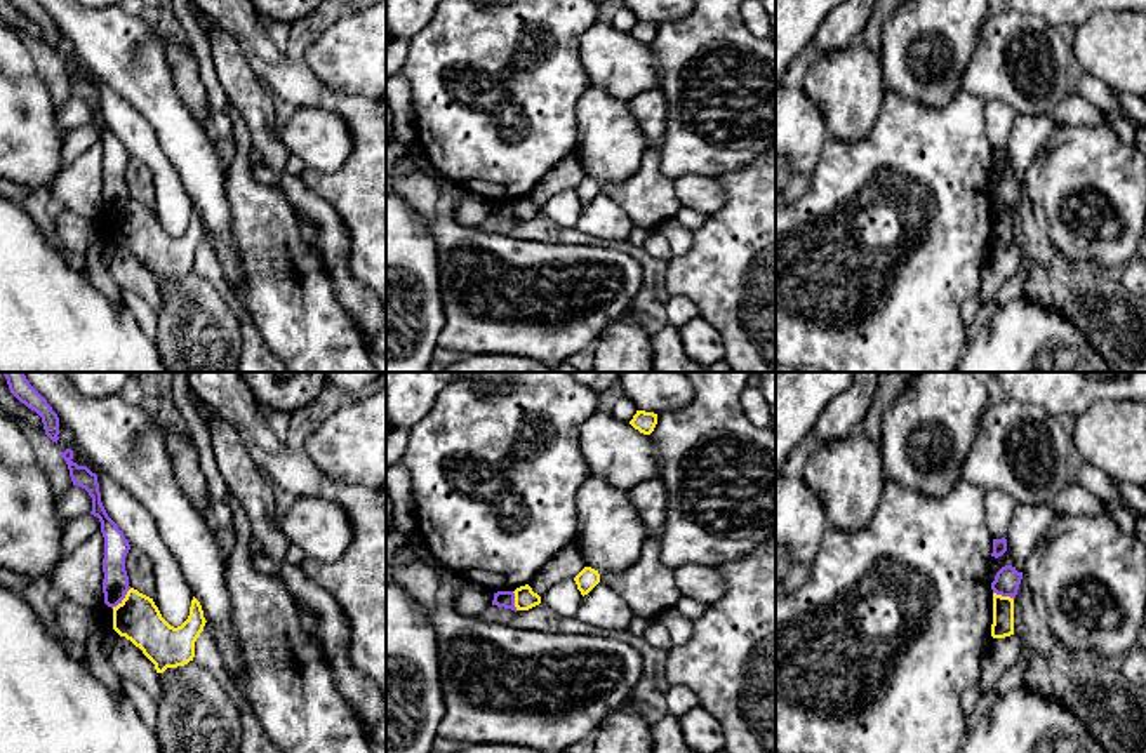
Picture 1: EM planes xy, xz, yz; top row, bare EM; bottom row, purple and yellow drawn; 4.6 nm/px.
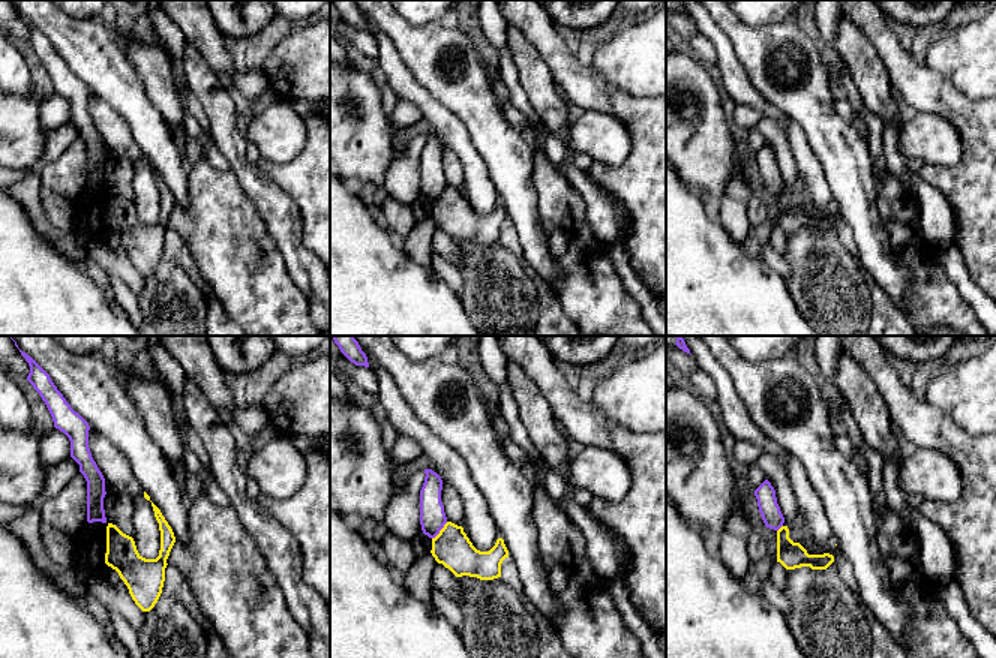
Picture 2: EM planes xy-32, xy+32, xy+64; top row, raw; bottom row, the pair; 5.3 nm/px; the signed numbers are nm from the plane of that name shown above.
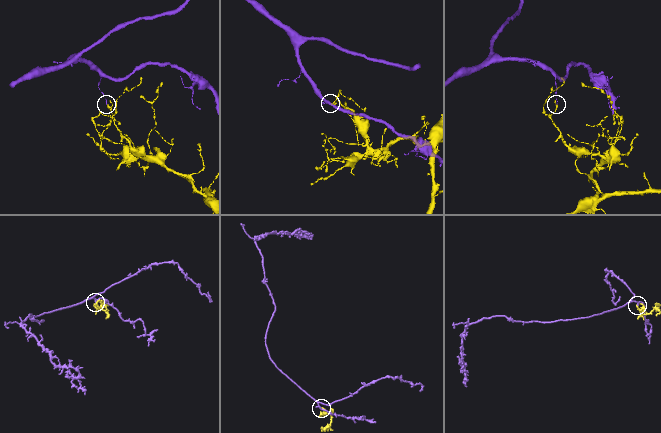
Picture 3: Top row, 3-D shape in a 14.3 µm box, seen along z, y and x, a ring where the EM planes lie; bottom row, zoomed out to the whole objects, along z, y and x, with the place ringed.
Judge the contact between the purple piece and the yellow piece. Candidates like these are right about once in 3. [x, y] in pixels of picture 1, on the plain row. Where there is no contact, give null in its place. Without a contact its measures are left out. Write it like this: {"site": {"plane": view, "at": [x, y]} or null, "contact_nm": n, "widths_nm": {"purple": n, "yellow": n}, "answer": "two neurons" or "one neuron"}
{"site": {"plane": "xy", "at": [122, 209]}, "contact_nm": 130, "widths_nm": {"purple": 130, "yellow": 200}, "answer": "two neurons"}

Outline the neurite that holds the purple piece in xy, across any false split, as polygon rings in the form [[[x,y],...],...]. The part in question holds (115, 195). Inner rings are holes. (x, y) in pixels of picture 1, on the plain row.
[[[66,59],[64,63],[61,63],[61,66],[68,75],[73,96],[85,99],[92,108],[90,125],[97,127],[101,132],[101,143],[104,148],[103,203],[104,214],[113,219],[122,214],[127,202],[130,200],[129,186],[125,181],[125,167],[130,160],[130,155],[125,150],[123,143],[117,137],[117,134],[108,127],[101,113],[97,85],[92,83],[87,77],[78,77],[77,73],[73,73],[71,59]]]

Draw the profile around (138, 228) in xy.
[[[134,198],[113,217],[113,240],[139,257],[155,275],[157,283],[193,271],[195,252],[205,233],[202,216],[195,207],[188,230],[177,238],[162,228],[153,209]]]

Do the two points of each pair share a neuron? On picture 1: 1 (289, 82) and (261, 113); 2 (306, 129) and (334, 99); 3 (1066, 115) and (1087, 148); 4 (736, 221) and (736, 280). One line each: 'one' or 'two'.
1: two
2: two
3: two
4: one

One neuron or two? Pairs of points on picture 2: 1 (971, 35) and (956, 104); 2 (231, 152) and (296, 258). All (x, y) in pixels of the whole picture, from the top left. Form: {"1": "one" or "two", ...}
{"1": "two", "2": "one"}

